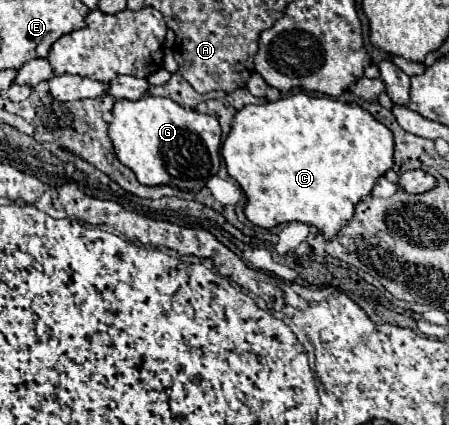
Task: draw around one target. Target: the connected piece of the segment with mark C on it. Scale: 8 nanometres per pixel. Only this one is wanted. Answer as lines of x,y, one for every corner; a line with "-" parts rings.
294,93
274,103
242,107
232,121
232,129
222,143
222,157
228,175
246,195
244,215
250,223
274,229
280,223
300,221
314,225
330,241
354,217
356,203
366,197
374,183
392,169
392,133
358,105
332,97
310,97

